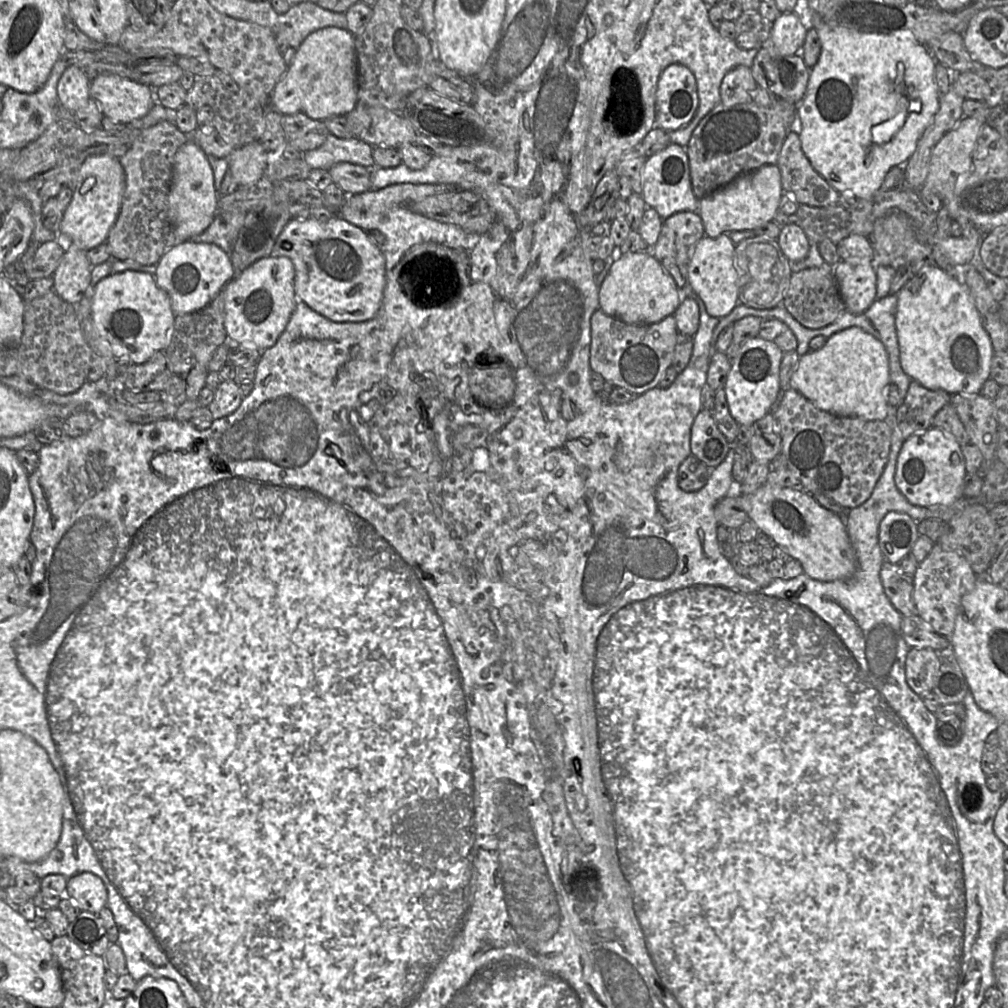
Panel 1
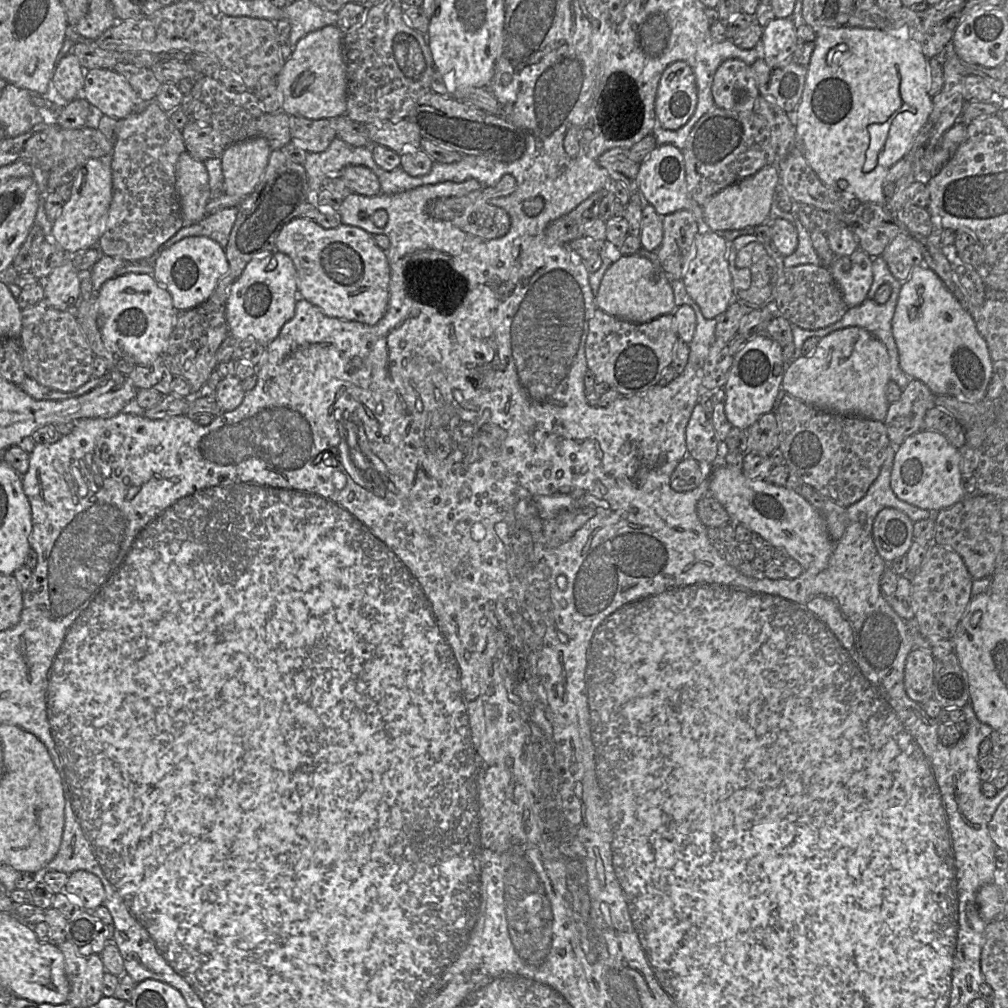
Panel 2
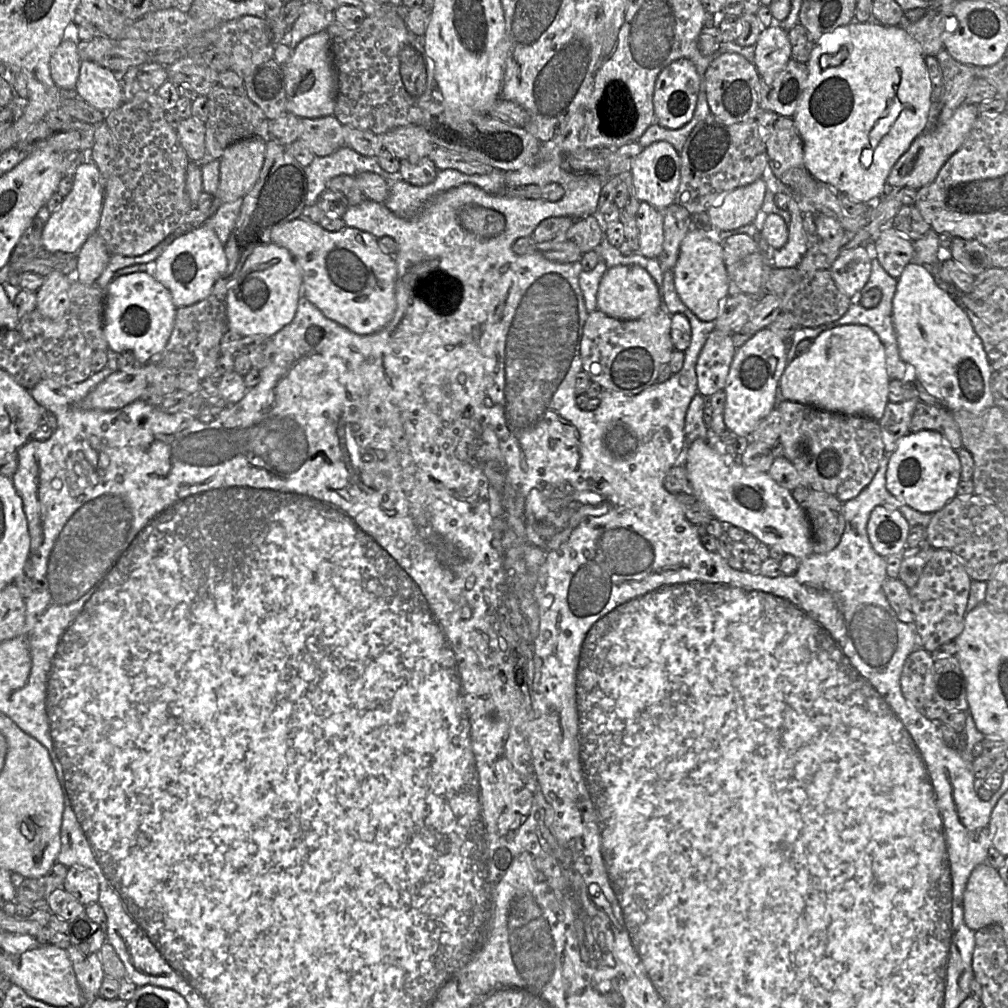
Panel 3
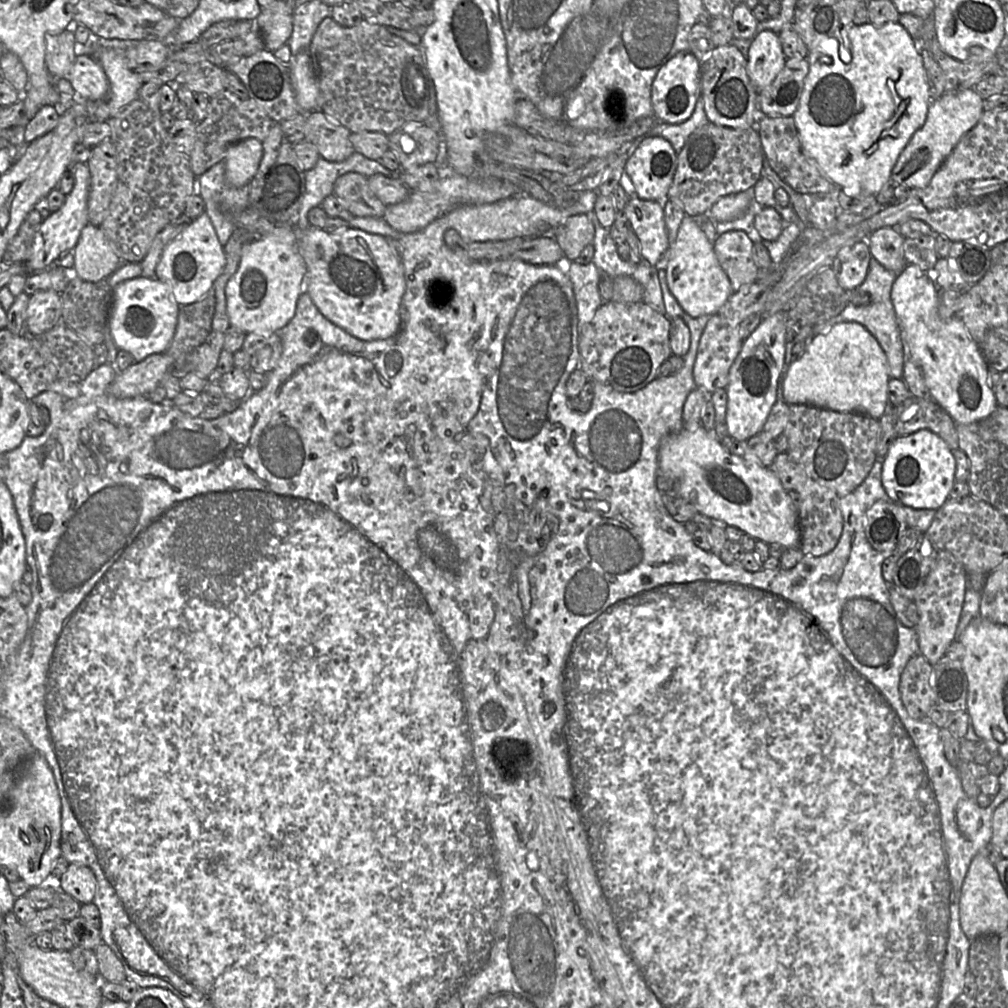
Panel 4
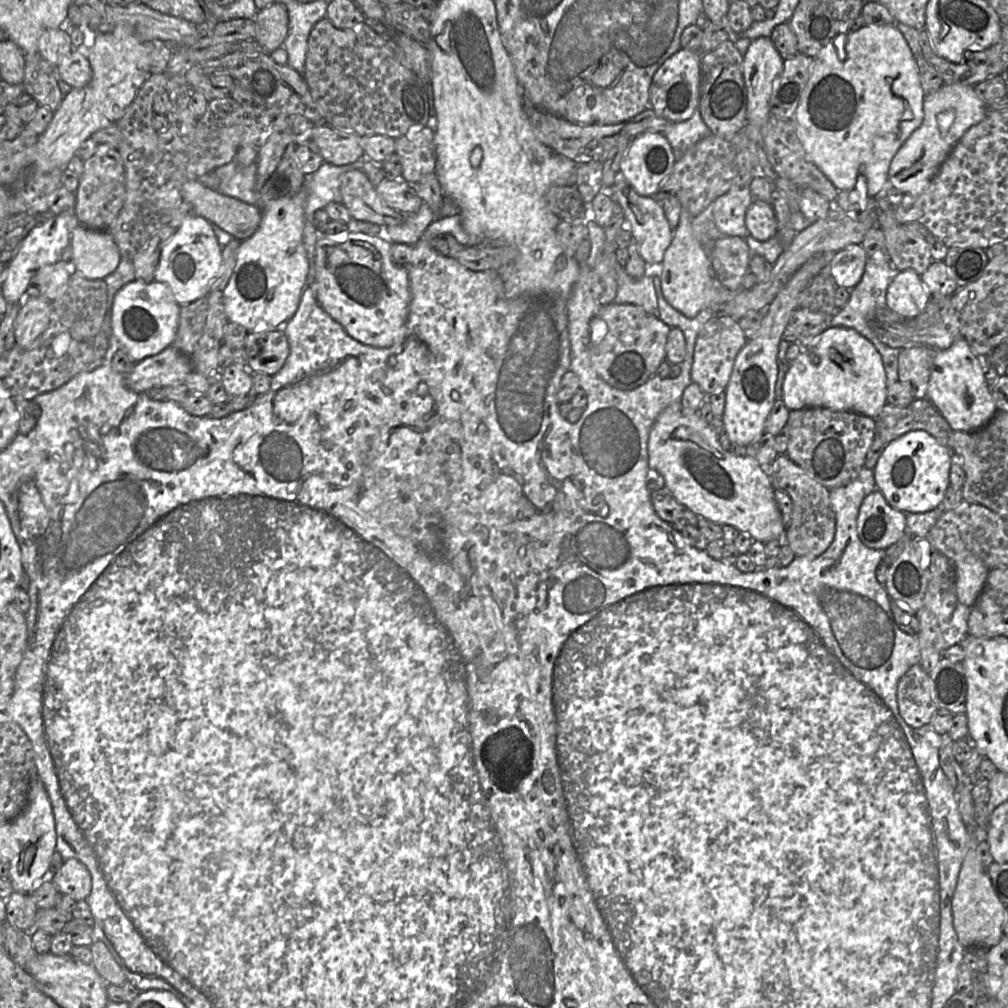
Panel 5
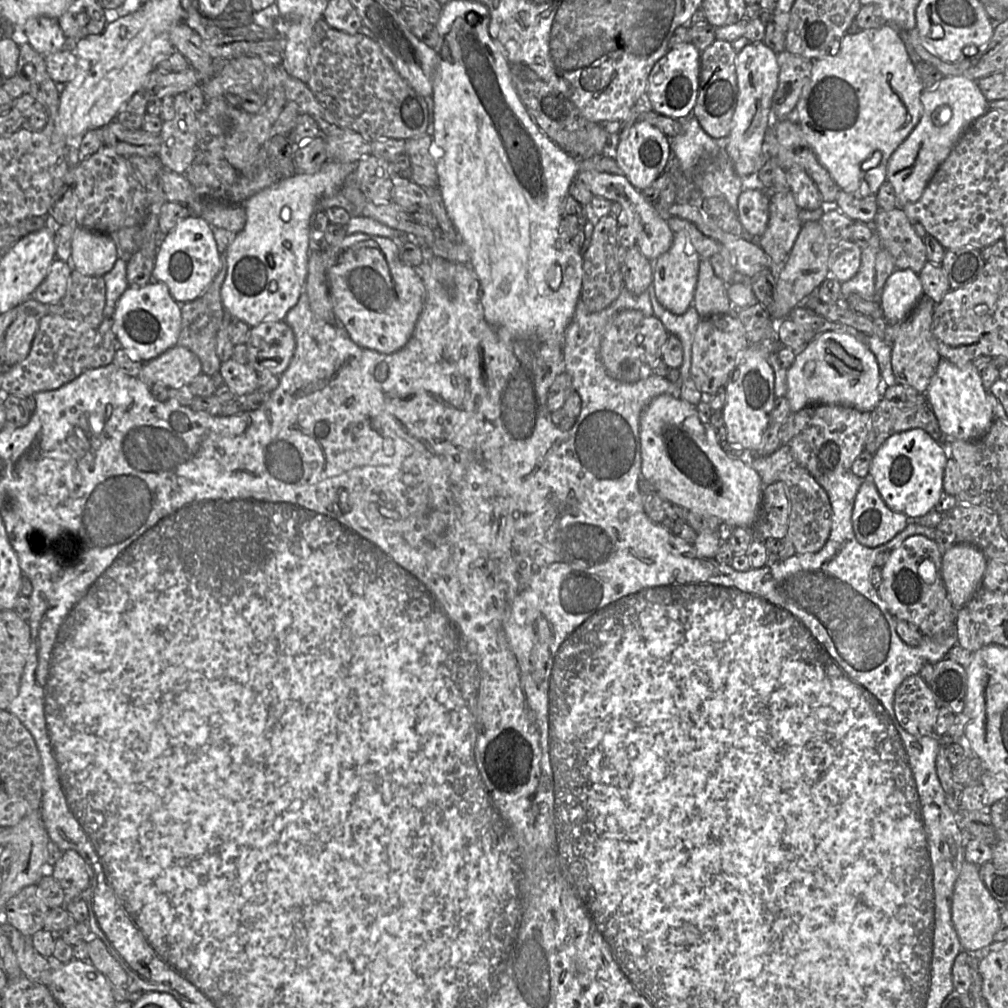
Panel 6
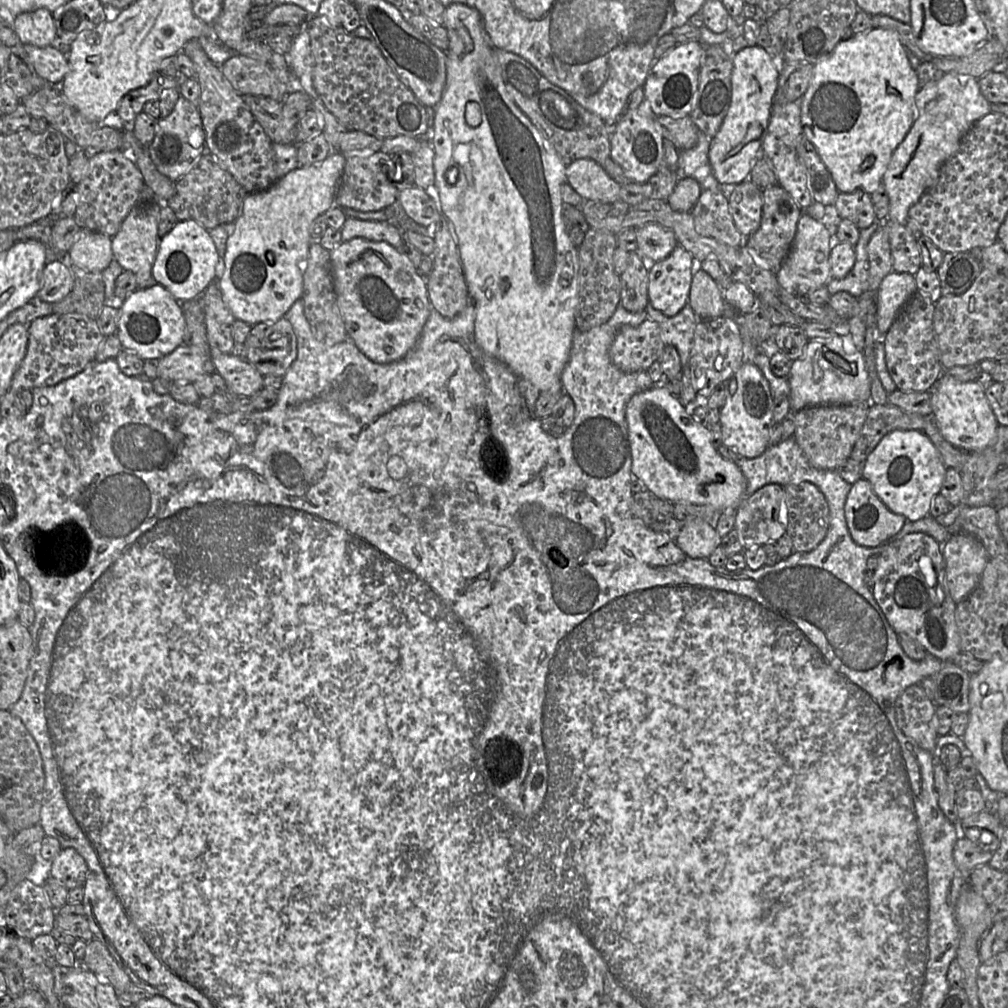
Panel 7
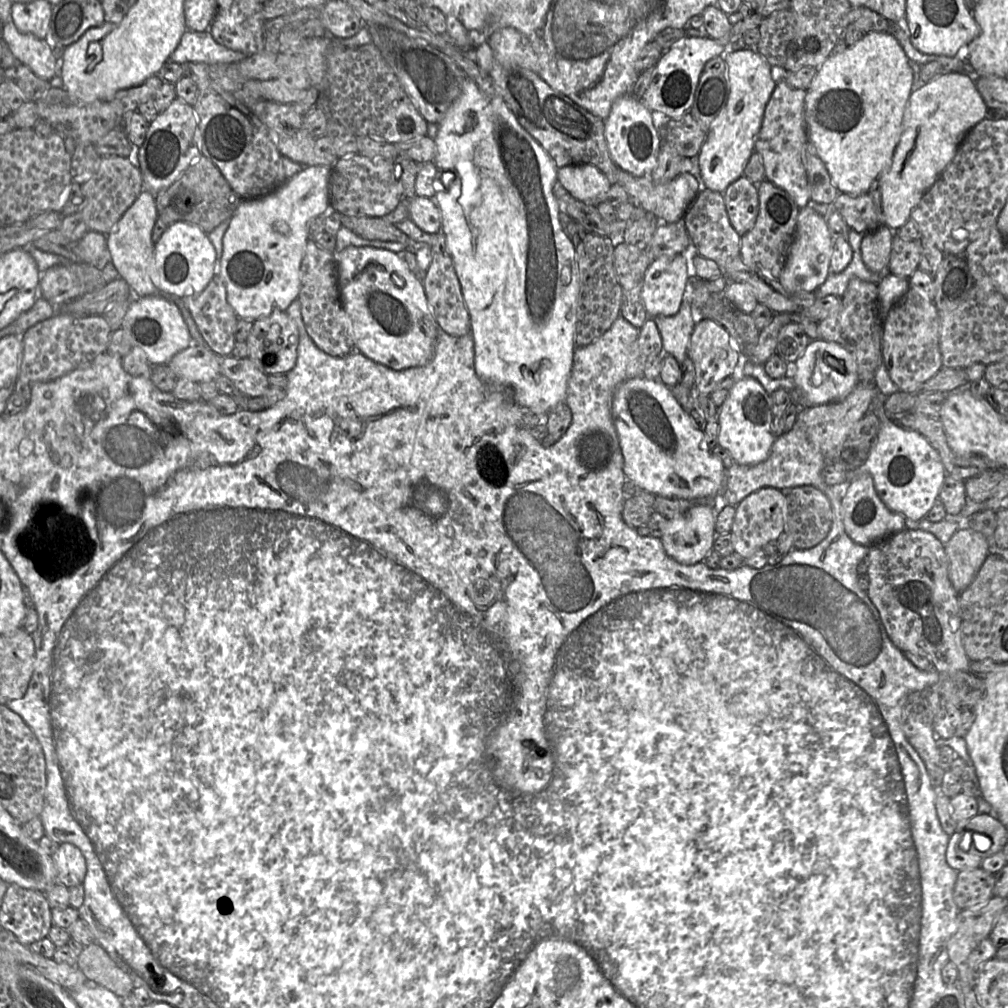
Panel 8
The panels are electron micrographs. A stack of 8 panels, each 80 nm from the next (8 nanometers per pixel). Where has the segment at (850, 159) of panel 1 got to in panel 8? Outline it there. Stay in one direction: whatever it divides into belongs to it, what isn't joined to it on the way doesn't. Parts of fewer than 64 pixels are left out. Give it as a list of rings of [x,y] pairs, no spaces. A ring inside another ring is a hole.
[[[870,32],[842,52],[832,53],[806,90],[807,140],[815,145],[839,192],[868,193],[872,182],[889,169],[912,94],[913,71],[909,62],[892,34]]]

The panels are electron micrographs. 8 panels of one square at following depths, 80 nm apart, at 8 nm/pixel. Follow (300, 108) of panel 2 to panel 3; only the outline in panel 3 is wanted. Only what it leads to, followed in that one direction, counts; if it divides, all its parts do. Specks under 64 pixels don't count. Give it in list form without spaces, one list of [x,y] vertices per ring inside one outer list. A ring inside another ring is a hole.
[[[320,31],[302,40],[292,57],[283,65],[287,110],[301,118],[331,116],[335,111],[336,74],[331,55],[330,36]]]

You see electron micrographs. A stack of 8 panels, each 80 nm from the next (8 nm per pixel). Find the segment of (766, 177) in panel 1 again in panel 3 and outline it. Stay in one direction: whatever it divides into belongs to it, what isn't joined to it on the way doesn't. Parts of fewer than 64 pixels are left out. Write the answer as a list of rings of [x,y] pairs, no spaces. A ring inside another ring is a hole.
[[[760,178],[725,194],[707,210],[713,227],[733,230],[753,223],[761,212],[766,190],[766,181]]]

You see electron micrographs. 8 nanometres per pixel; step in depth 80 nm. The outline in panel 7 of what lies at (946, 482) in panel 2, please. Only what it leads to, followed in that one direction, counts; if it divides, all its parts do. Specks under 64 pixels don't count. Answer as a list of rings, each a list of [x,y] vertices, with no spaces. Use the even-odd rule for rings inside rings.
[[[893,430],[881,439],[866,458],[862,478],[871,483],[876,495],[891,511],[905,516],[907,521],[915,521],[929,515],[933,499],[941,490],[946,469],[939,450],[923,431]]]

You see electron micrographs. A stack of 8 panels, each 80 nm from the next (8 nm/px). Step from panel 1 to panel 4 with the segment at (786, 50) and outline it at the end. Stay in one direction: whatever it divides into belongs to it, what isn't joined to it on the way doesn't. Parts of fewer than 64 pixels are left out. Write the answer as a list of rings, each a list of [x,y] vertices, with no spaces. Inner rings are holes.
[[[759,30],[754,36],[749,48],[747,62],[748,74],[755,88],[760,91],[768,87],[779,72],[784,68],[786,56],[783,52],[779,35],[771,30]]]

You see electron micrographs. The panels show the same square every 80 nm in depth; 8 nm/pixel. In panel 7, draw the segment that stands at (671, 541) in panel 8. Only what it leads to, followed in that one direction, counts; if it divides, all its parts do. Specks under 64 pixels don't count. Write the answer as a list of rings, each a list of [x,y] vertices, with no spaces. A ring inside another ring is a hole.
[[[695,518],[683,523],[674,541],[687,556],[694,559],[708,559],[714,549],[719,547],[720,539],[712,520]]]

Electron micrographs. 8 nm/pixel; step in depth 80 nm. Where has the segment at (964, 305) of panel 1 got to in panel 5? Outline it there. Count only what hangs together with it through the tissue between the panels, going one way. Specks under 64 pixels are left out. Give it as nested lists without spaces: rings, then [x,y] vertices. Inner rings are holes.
[[[913,269],[899,271],[886,293],[887,307],[901,318],[912,319],[922,313],[931,295]],[[963,339],[950,347],[935,350],[928,383],[927,398],[939,410],[953,431],[974,431],[985,426],[997,411],[996,402],[985,380],[981,357],[974,354]]]

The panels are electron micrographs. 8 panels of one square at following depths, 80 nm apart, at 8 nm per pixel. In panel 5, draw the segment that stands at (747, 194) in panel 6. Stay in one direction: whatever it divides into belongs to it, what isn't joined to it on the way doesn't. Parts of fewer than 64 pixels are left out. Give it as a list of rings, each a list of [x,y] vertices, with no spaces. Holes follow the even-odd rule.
[[[754,201],[748,207],[745,223],[750,235],[760,241],[768,240],[778,233],[778,223],[771,204]]]

